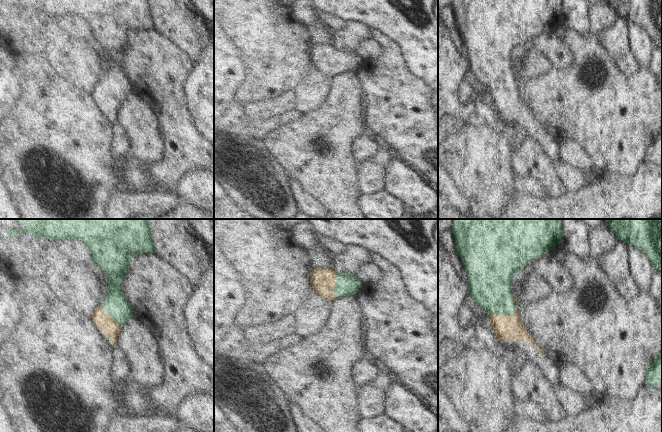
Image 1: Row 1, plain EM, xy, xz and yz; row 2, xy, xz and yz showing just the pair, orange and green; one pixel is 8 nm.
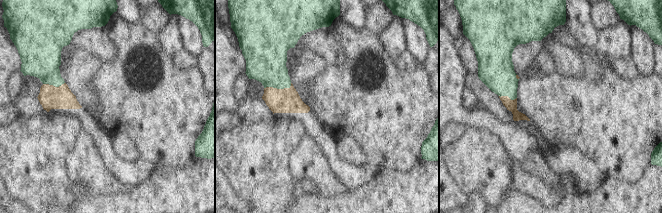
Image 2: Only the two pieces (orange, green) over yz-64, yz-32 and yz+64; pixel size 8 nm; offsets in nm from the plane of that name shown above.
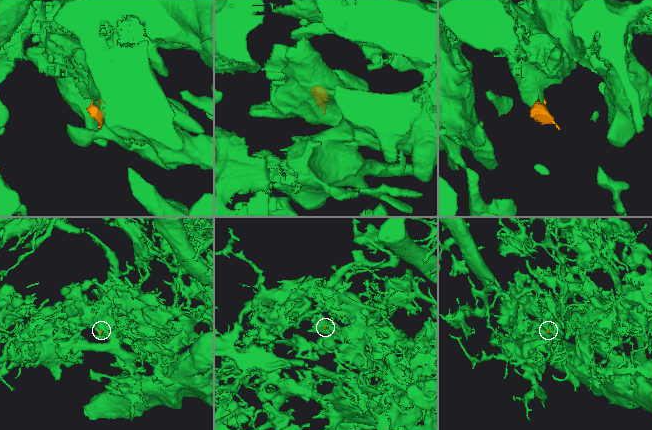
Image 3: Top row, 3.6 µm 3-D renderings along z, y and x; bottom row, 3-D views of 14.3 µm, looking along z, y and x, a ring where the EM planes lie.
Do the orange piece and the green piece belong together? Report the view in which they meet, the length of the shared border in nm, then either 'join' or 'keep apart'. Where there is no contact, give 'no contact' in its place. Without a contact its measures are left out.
contact in yz; length 220 nm; join

